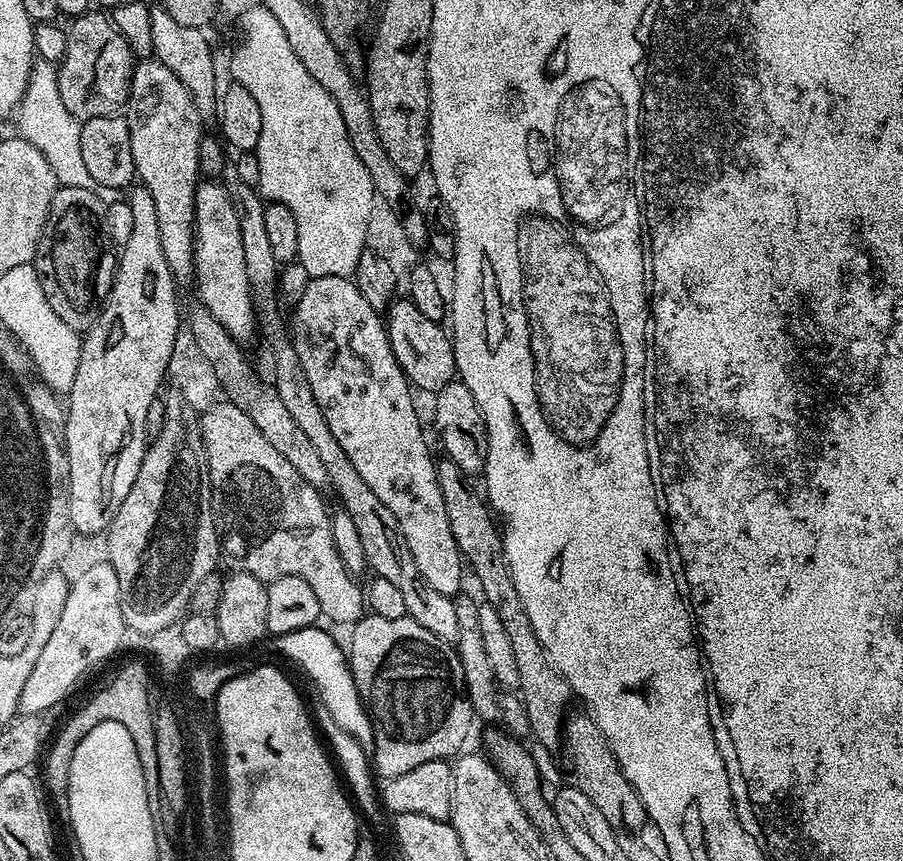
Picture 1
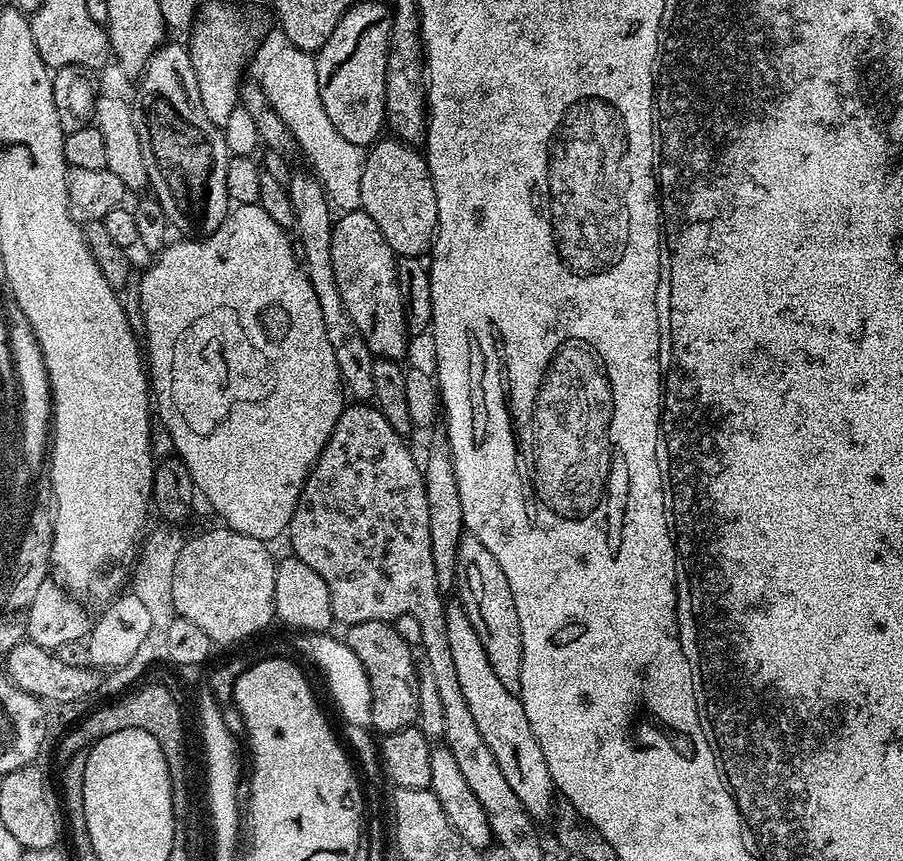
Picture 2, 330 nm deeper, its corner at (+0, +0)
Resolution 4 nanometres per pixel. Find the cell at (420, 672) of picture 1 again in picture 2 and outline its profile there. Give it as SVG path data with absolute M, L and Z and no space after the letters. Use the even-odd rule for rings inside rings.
M386 620L349 624L345 632L348 633L343 633L344 643L358 656L369 678L371 727L380 734L413 727L418 714L418 663L412 657L413 645L407 644Z

